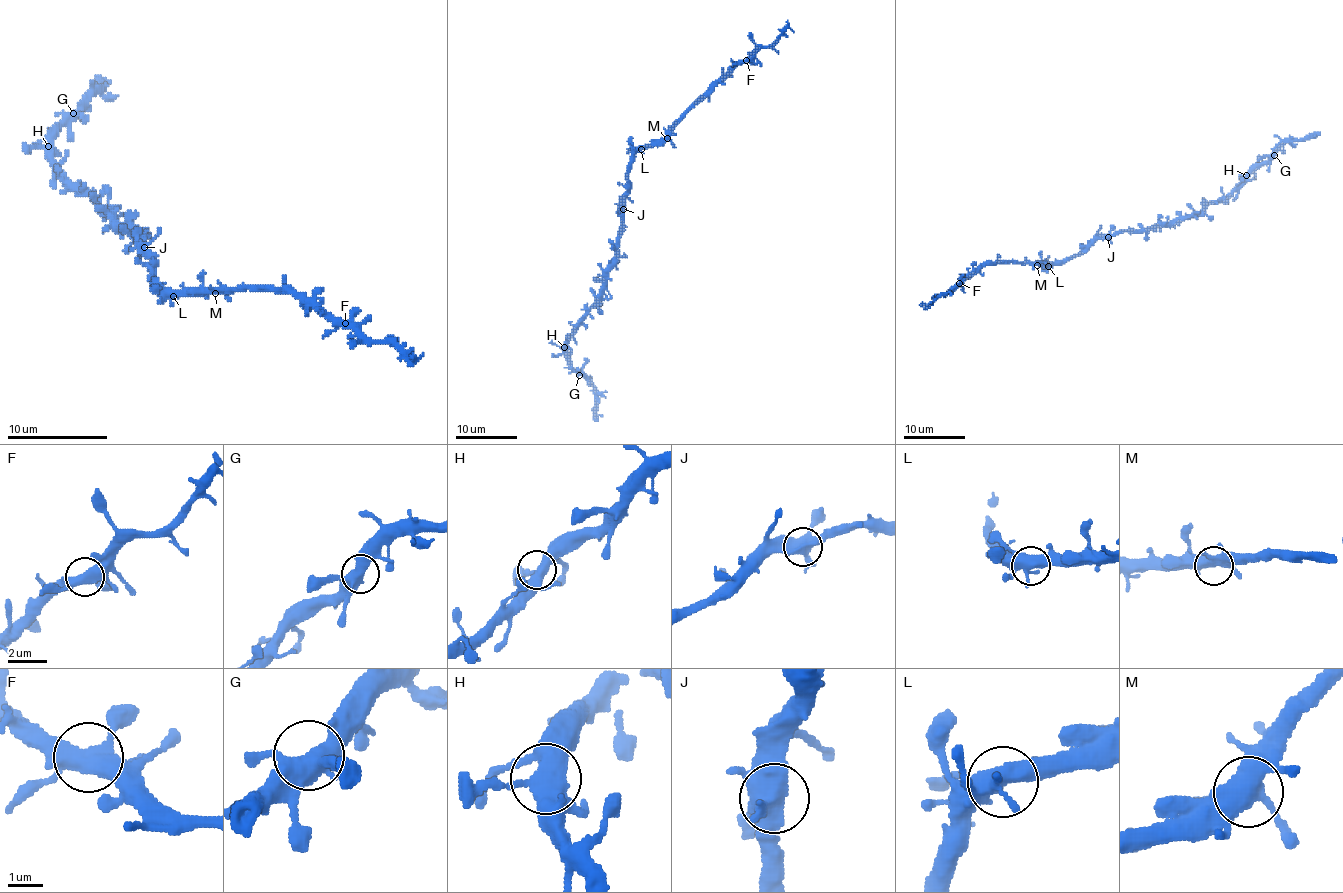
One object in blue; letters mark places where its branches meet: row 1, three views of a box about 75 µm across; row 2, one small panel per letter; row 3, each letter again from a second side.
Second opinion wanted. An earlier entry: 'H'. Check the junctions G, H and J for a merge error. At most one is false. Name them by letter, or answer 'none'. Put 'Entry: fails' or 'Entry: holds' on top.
Entry: fails
none

